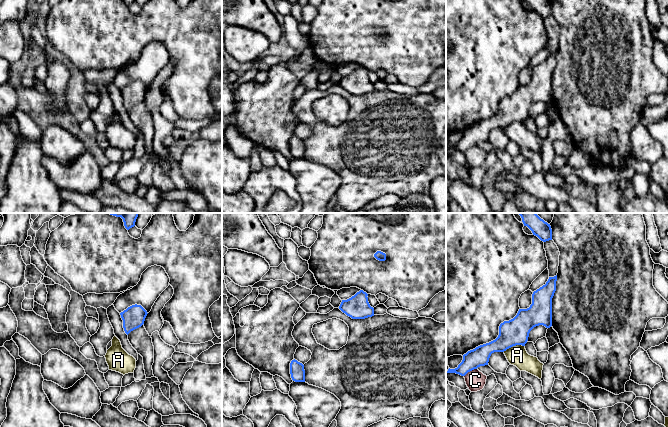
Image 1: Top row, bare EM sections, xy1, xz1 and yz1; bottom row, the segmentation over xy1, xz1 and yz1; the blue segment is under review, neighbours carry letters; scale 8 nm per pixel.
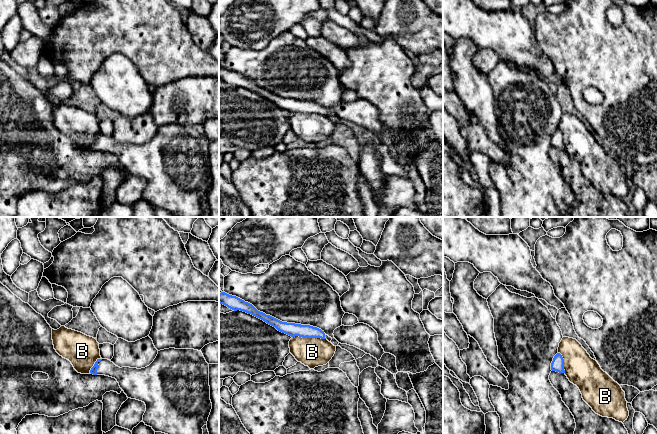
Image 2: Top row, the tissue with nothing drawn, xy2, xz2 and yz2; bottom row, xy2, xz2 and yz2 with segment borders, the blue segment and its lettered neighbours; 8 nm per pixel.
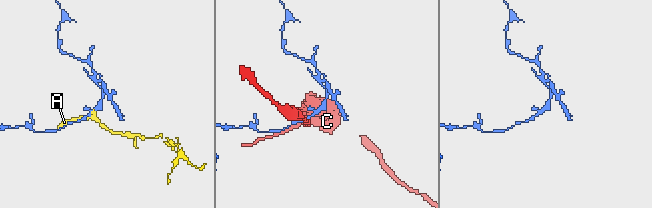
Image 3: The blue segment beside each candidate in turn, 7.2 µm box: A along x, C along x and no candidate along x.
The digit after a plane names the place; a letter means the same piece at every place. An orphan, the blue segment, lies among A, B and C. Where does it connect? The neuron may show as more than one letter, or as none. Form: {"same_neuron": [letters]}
{"same_neuron": []}

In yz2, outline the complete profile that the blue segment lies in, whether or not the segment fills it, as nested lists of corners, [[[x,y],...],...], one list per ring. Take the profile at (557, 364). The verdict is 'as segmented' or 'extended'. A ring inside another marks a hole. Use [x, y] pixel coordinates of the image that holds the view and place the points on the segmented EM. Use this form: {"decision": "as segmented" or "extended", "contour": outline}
{"decision": "as segmented", "contour": [[[557,353],[554,356],[553,361],[551,363],[551,370],[559,372],[559,373],[565,373],[564,359],[563,359],[563,357],[562,357],[562,355],[560,353]]]}

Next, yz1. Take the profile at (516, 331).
{"decision": "as segmented", "contour": [[[557,275],[549,277],[545,285],[532,294],[532,304],[527,309],[519,309],[517,315],[504,321],[499,326],[498,337],[486,344],[480,345],[463,355],[462,362],[455,369],[448,369],[447,373],[465,376],[468,372],[480,366],[488,365],[489,358],[494,352],[504,352],[507,349],[525,344],[530,331],[539,325],[546,328],[552,326],[552,298],[556,291]]]}

